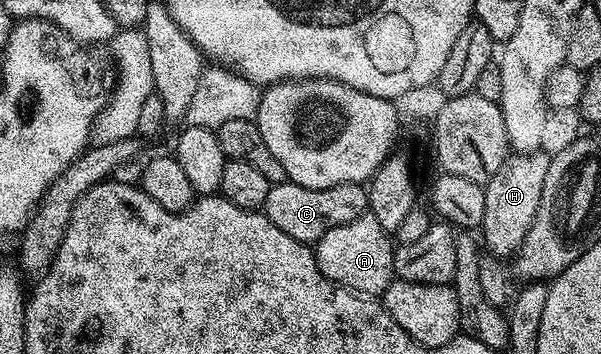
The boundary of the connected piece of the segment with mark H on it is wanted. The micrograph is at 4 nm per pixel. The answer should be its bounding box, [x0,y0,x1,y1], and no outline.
[481,150,551,257]

